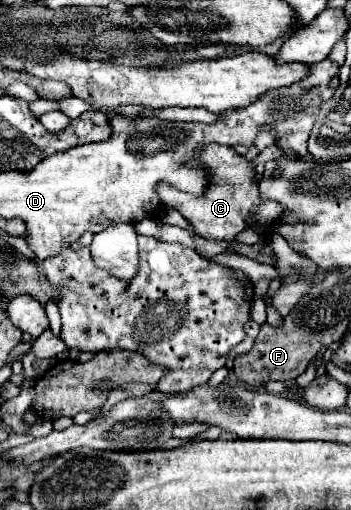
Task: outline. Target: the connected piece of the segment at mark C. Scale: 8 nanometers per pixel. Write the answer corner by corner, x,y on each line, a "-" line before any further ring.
220,144
204,146
198,154
198,160
204,168
210,168
208,172
210,184
206,186
204,194
200,196
186,194
166,182
160,182
156,186
160,202
176,208
188,220
188,224
192,224
196,234
214,240
232,240
238,232
242,232
248,226
246,222
248,222
250,208
262,202
258,196
258,180
252,178
252,164
244,160
234,148
220,146

